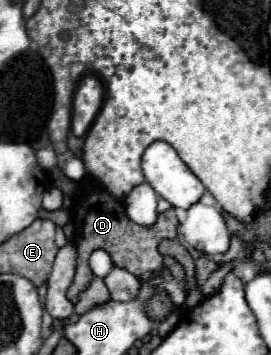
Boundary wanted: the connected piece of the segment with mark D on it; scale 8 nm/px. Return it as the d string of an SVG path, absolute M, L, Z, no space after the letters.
M93 185L89 189L85 201L81 201L81 205L77 209L77 227L79 227L77 251L79 251L79 257L77 257L77 273L75 273L73 285L69 287L69 293L67 293L69 301L75 303L79 293L89 285L91 269L89 269L87 261L95 249L105 249L113 257L113 263L117 267L131 271L141 281L149 279L157 269L163 267L163 257L157 249L159 241L161 239L175 239L177 237L177 225L179 223L177 223L175 213L167 211L167 213L159 215L159 223L155 223L151 227L141 227L141 225L129 221L129 217L125 217L125 209L123 209L121 201L113 199L105 189Z

